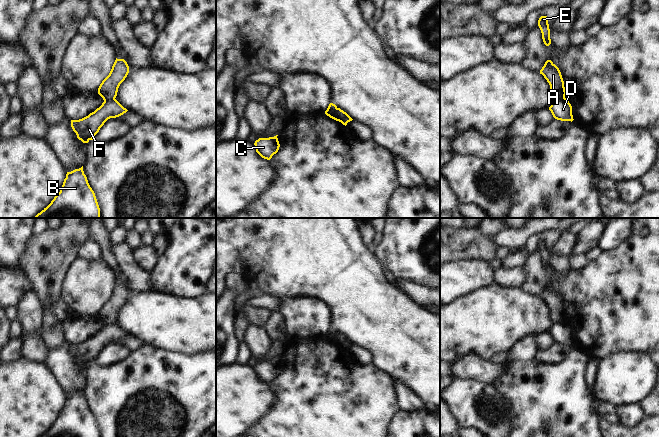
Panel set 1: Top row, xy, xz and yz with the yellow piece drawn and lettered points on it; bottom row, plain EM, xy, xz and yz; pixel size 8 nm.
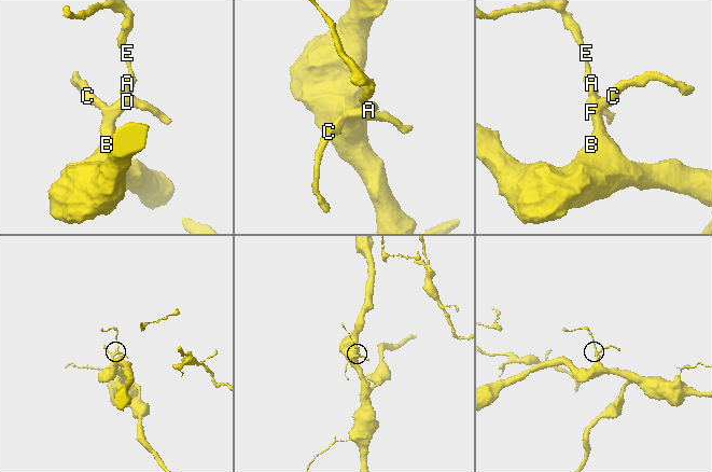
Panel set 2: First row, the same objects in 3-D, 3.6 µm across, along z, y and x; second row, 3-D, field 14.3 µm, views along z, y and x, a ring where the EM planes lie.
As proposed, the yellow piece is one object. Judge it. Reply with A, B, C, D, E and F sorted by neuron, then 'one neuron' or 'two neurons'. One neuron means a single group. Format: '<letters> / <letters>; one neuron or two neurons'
A E / B C D F; two neurons

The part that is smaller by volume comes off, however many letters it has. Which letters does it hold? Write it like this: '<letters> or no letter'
A, E

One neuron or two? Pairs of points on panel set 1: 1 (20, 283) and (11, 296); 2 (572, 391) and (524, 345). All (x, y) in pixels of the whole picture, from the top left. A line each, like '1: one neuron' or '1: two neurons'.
1: one neuron
2: one neuron

